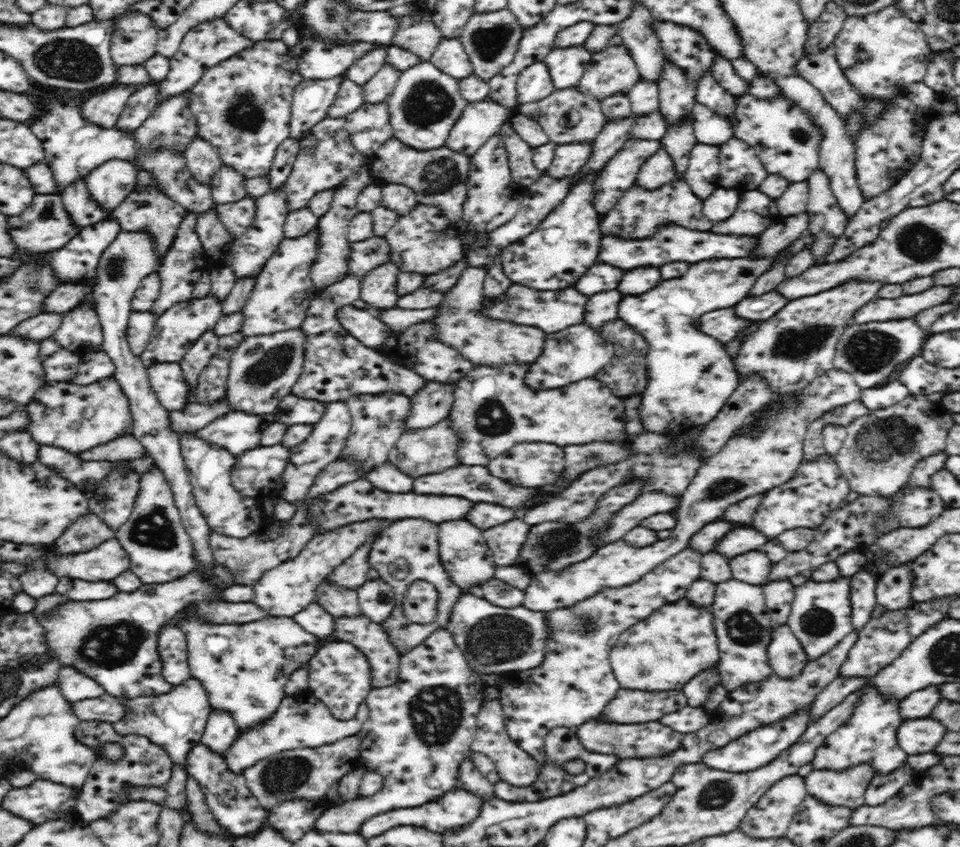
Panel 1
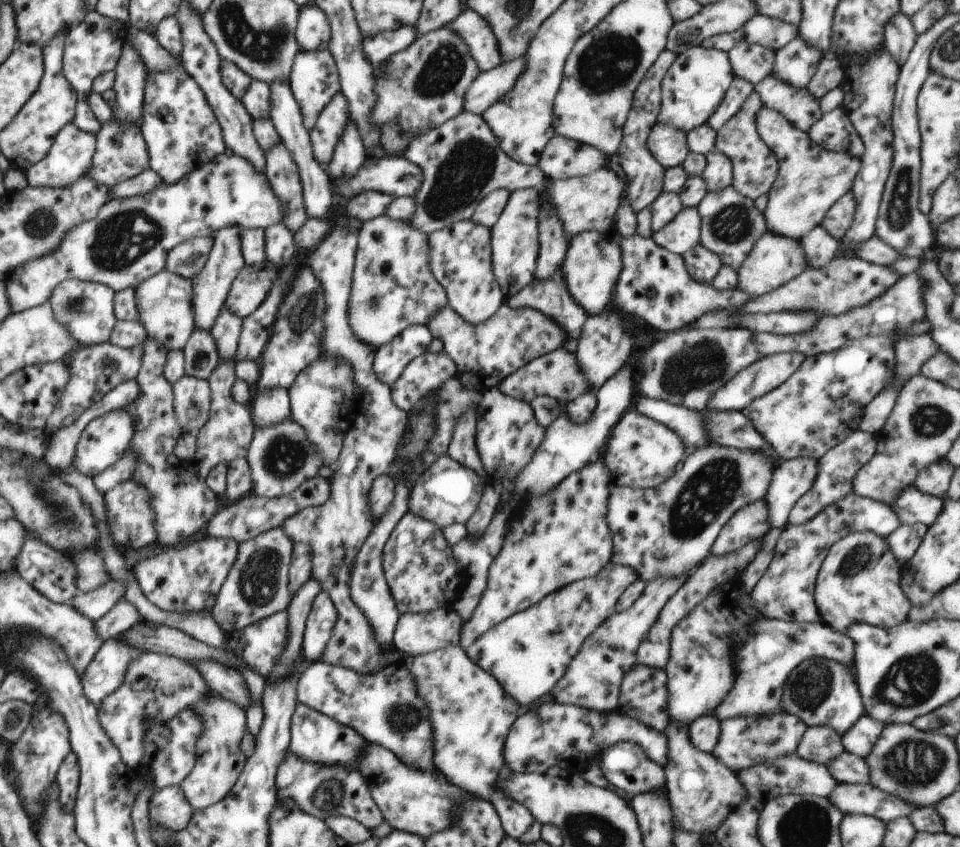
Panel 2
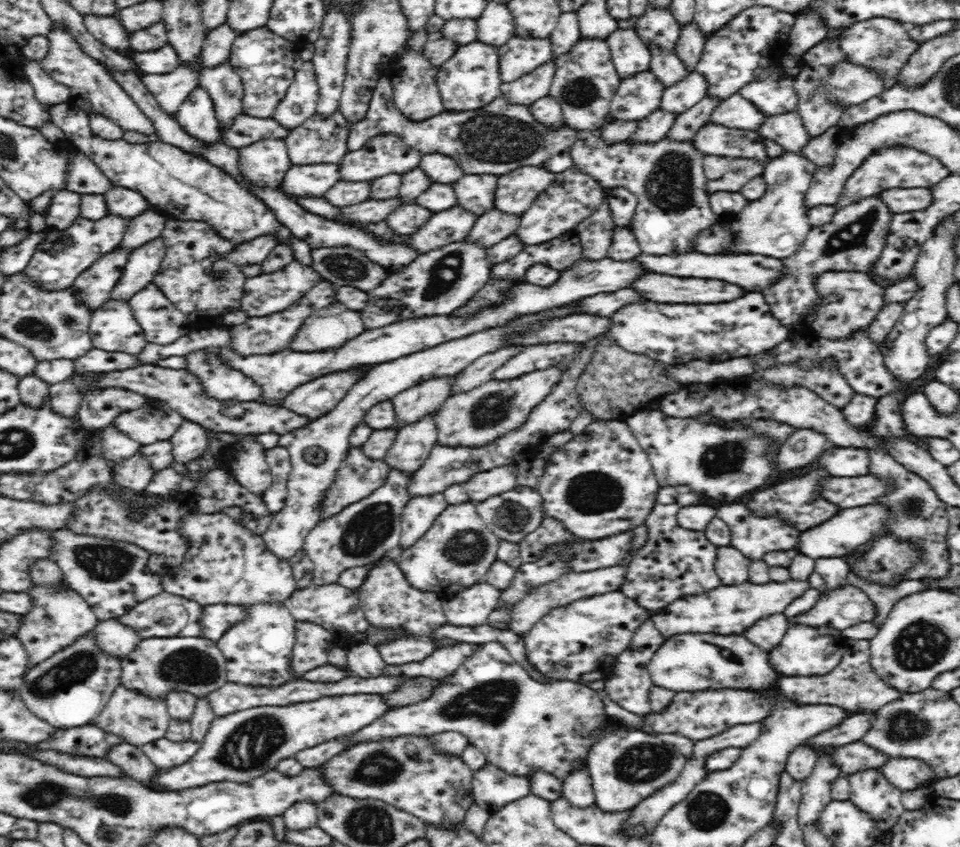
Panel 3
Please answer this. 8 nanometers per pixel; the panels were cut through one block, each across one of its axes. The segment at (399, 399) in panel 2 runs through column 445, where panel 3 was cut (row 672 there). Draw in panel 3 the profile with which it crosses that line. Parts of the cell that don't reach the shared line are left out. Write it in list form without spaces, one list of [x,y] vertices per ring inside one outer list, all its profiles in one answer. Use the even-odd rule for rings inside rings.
[[[368,643],[354,646],[356,648],[350,647],[350,652],[348,652],[348,666],[350,666],[352,674],[362,676],[362,678],[382,675],[386,664],[380,658],[380,652],[376,650],[376,646]]]

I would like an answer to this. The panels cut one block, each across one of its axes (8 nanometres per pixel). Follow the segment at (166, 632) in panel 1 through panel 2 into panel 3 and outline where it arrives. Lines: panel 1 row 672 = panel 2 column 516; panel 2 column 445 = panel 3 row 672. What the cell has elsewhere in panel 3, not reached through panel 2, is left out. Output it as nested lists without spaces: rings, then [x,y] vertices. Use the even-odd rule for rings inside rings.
[[[147,637],[121,660],[120,684],[156,699],[166,699],[170,691],[184,691],[196,698],[208,696],[227,683],[227,665],[217,643],[203,637]]]

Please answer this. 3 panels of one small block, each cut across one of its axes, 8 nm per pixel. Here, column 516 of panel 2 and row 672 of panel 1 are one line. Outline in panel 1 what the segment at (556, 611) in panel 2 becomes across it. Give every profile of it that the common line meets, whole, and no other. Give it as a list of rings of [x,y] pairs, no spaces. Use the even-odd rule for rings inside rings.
[[[686,598],[666,604],[645,620],[634,624],[617,638],[617,643],[611,649],[610,665],[621,688],[650,690],[650,692],[682,690],[690,678],[694,678],[696,674],[700,674],[706,668],[715,666],[720,658],[720,648],[717,645],[717,633],[711,608],[696,607]]]

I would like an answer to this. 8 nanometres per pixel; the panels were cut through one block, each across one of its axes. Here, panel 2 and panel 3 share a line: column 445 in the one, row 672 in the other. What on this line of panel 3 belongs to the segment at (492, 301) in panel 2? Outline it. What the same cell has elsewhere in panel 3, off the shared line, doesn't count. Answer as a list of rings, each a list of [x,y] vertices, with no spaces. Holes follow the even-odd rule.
[[[278,602],[250,604],[246,609],[246,620],[234,624],[216,643],[223,653],[227,665],[228,683],[252,686],[278,686],[292,679],[300,679],[290,673],[295,643],[296,620]]]

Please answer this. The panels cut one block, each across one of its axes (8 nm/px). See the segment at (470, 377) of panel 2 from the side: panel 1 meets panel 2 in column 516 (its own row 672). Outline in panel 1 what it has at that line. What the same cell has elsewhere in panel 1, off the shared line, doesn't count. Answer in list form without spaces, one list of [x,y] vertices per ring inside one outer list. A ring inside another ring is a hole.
[[[323,641],[319,650],[306,666],[311,693],[321,700],[338,720],[350,720],[365,702],[371,690],[371,674],[368,659],[353,644],[338,641]]]

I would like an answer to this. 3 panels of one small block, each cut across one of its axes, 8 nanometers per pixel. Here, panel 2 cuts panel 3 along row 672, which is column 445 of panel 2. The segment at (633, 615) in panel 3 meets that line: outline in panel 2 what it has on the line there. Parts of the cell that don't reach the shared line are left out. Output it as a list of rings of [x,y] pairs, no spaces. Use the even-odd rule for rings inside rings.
[[[410,511],[398,522],[384,546],[383,570],[400,614],[437,607],[453,609],[467,578],[464,568],[454,558],[454,548],[444,538],[443,529]]]

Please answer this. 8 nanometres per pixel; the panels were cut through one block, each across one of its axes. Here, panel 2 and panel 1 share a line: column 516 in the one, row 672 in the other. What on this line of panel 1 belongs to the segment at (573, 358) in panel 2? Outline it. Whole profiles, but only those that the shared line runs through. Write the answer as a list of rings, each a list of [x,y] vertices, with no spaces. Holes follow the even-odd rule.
[[[365,615],[356,617],[335,618],[334,640],[353,644],[368,659],[371,674],[371,688],[384,688],[398,682],[399,660],[401,655],[388,638],[380,623],[371,622]]]

